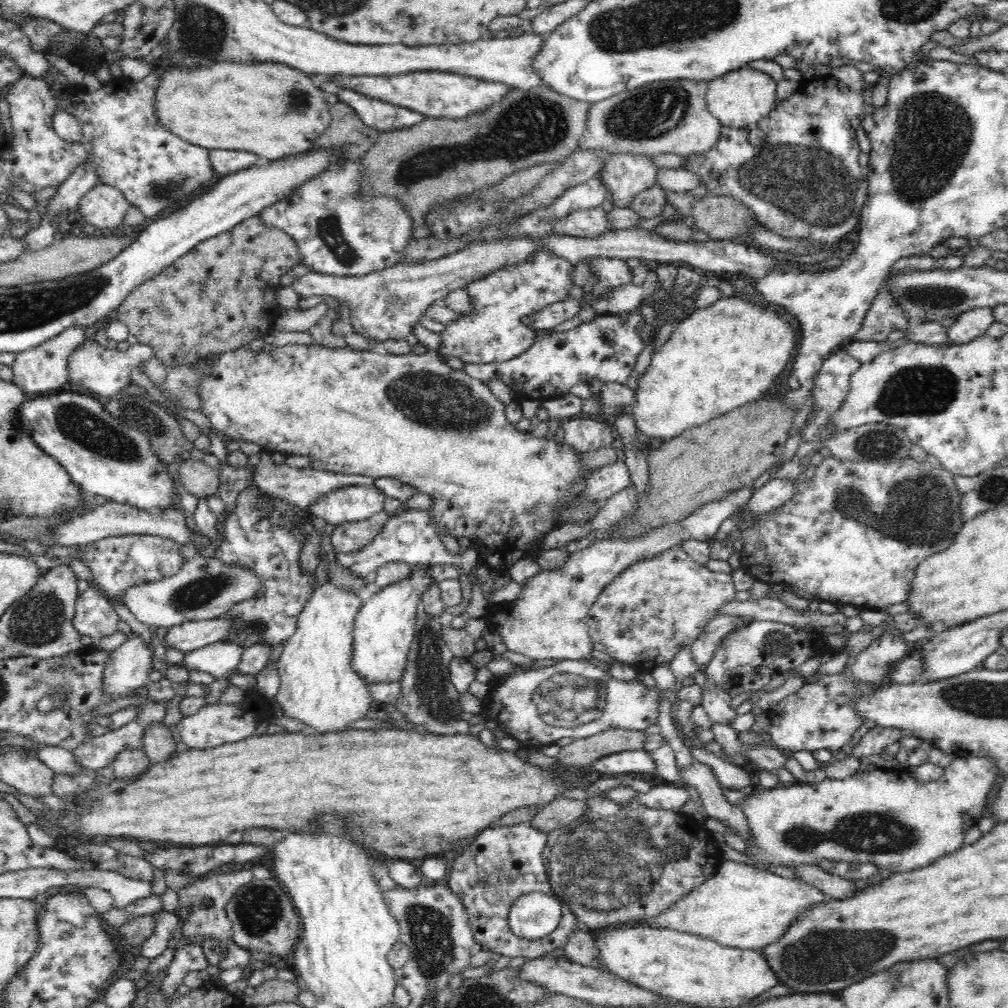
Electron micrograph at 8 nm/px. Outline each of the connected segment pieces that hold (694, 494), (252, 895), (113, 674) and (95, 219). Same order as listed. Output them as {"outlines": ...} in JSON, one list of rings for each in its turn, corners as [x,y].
{"outlines":[[[[783,397],[758,400],[665,440],[659,448],[647,452],[650,486],[639,494],[638,508],[613,531],[592,532],[594,538],[640,538],[654,528],[684,520],[708,502],[720,500],[744,486],[751,486],[764,471],[782,458],[797,411],[784,404]]],[[[272,877],[270,879],[253,878],[241,886],[227,902],[226,914],[231,922],[231,937],[234,943],[244,950],[259,950],[289,961],[294,947],[300,939],[300,915],[291,903],[283,885]]],[[[133,632],[120,648],[111,652],[104,670],[104,693],[110,697],[110,701],[128,697],[133,694],[134,690],[138,690],[149,683],[149,674],[154,669],[152,654],[153,651],[150,650],[140,635]]],[[[98,184],[81,199],[78,212],[88,224],[101,231],[122,225],[130,206],[112,184]]]]}

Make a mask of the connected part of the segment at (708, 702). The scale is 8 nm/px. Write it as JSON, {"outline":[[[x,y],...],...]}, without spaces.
{"outline":[[[708,681],[703,687],[701,706],[705,709],[709,720],[727,725],[734,722],[737,713],[730,709],[733,695],[712,681]]]}

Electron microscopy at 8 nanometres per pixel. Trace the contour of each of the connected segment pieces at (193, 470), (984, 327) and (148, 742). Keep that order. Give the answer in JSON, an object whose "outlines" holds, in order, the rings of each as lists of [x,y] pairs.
{"outlines":[[[[184,456],[178,470],[179,481],[184,487],[199,499],[216,495],[221,483],[219,470],[206,465],[203,460],[195,460]]],[[[974,308],[962,314],[948,329],[947,342],[963,345],[987,334],[988,328],[996,322],[993,308]]],[[[152,722],[144,732],[142,743],[142,750],[152,763],[164,762],[171,754],[177,753],[173,731],[163,722]]]]}

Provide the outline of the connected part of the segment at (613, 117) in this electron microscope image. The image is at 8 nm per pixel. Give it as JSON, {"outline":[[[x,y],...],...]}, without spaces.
{"outline":[[[676,79],[649,82],[593,102],[576,151],[605,150],[610,154],[704,154],[720,138],[722,123],[706,104],[708,81]]]}

